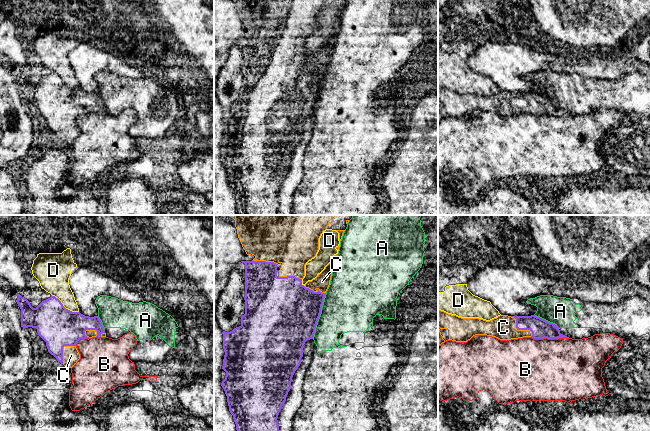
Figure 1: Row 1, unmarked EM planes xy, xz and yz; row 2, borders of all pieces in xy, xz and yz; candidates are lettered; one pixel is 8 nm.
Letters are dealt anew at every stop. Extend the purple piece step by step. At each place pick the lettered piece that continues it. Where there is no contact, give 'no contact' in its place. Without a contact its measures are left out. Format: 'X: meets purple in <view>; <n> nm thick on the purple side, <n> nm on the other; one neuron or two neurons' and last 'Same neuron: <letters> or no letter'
A: meets purple in xz; 480 nm thick on the purple side, 400 nm on the other; two neurons
B: meets purple in yz; 160 nm thick on the purple side, 500 nm on the other; two neurons
C: meets purple in yz; 160 nm thick on the purple side, 200 nm on the other; one neuron
D: meets purple in xy; 320 nm thick on the purple side, 240 nm on the other; two neurons
Same neuron: C

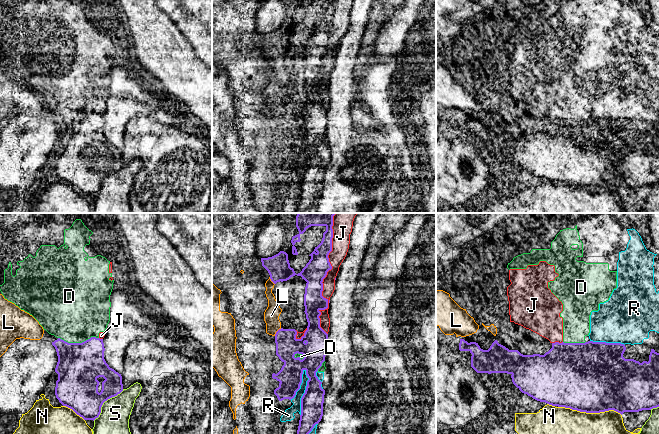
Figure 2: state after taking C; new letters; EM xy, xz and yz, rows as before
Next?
D: meets purple in xy; 360 nm thick on the purple side, 480 nm on the other; two neurons
J: meets purple in xz; 180 nm thick on the purple side, 130 nm on the other; two neurons
L: meets purple in xz; 180 nm thick on the purple side, 130 nm on the other; two neurons
N: meets purple in yz; 500 nm thick on the purple side, 220 nm on the other; two neurons
R: meets purple in xz; 190 nm thick on the purple side, 90 nm on the other; two neurons
S: meets purple in xy; 340 nm thick on the purple side, 240 nm on the other; two neurons
Same neuron: no letter

